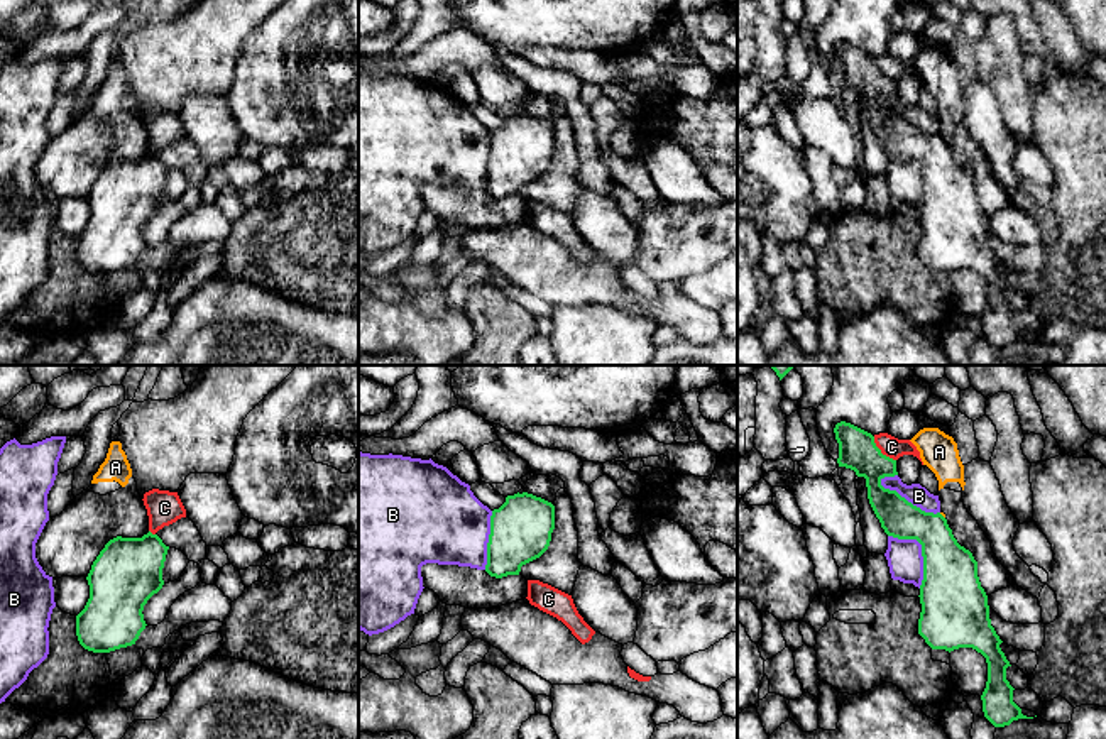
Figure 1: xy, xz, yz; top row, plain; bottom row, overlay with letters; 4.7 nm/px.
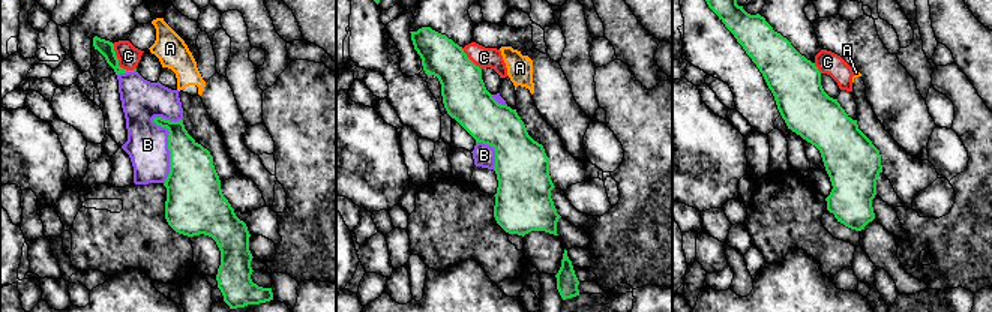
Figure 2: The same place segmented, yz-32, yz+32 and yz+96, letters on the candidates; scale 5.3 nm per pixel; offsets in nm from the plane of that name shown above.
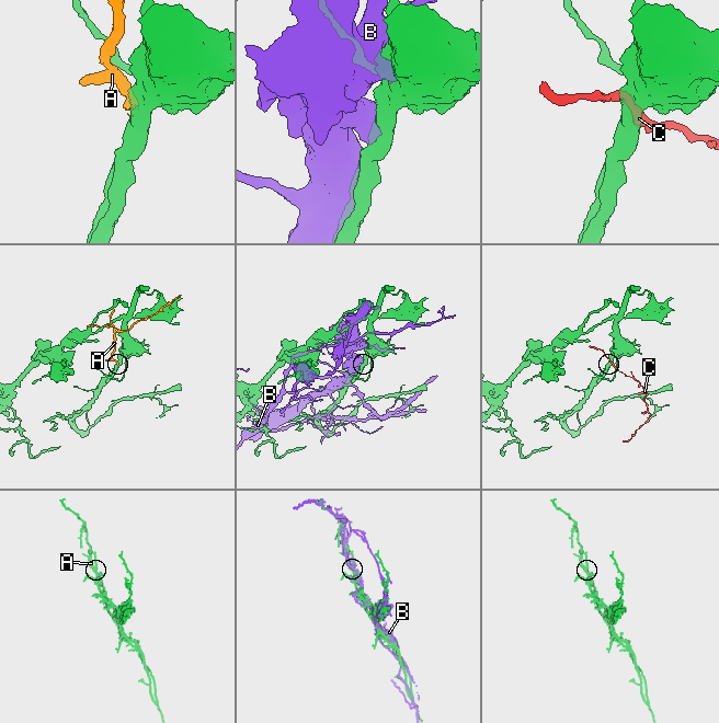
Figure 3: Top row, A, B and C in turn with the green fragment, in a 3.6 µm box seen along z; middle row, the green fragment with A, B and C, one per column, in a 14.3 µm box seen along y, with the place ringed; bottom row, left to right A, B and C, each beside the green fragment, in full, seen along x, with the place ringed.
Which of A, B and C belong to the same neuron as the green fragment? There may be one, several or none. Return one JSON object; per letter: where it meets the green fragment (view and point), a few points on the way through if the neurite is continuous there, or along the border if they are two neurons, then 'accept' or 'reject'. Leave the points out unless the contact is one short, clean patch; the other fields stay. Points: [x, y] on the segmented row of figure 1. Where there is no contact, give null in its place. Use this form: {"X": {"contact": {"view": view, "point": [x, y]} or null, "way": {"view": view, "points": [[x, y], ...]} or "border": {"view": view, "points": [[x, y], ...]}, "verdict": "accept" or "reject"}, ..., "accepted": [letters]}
{"A": {"contact": {"view": "yz", "point": [942, 516]}, "border": {"view": "yz", "points": [[939, 513], [944, 518]]}, "verdict": "reject"}, "B": {"contact": {"view": "yz", "point": [907, 501]}, "verdict": "reject"}, "C": {"contact": {"view": "yz", "point": [880, 452]}, "border": {"view": "yz", "points": [[873, 437], [878, 448], [895, 460]]}, "verdict": "reject"}, "accepted": []}

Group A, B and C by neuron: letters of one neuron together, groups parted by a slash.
A / B / C

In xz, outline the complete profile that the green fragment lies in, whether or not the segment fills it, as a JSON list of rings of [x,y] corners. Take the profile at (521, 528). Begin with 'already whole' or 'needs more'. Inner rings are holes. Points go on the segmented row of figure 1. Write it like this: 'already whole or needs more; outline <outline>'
already whole; outline [[[528,492],[507,495],[506,502],[490,516],[485,572],[496,578],[519,575],[523,565],[539,558],[548,550],[553,529],[555,506],[551,502]]]

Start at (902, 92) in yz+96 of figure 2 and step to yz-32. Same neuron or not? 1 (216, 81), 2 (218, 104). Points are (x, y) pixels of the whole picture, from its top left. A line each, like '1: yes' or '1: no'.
1: yes
2: yes

